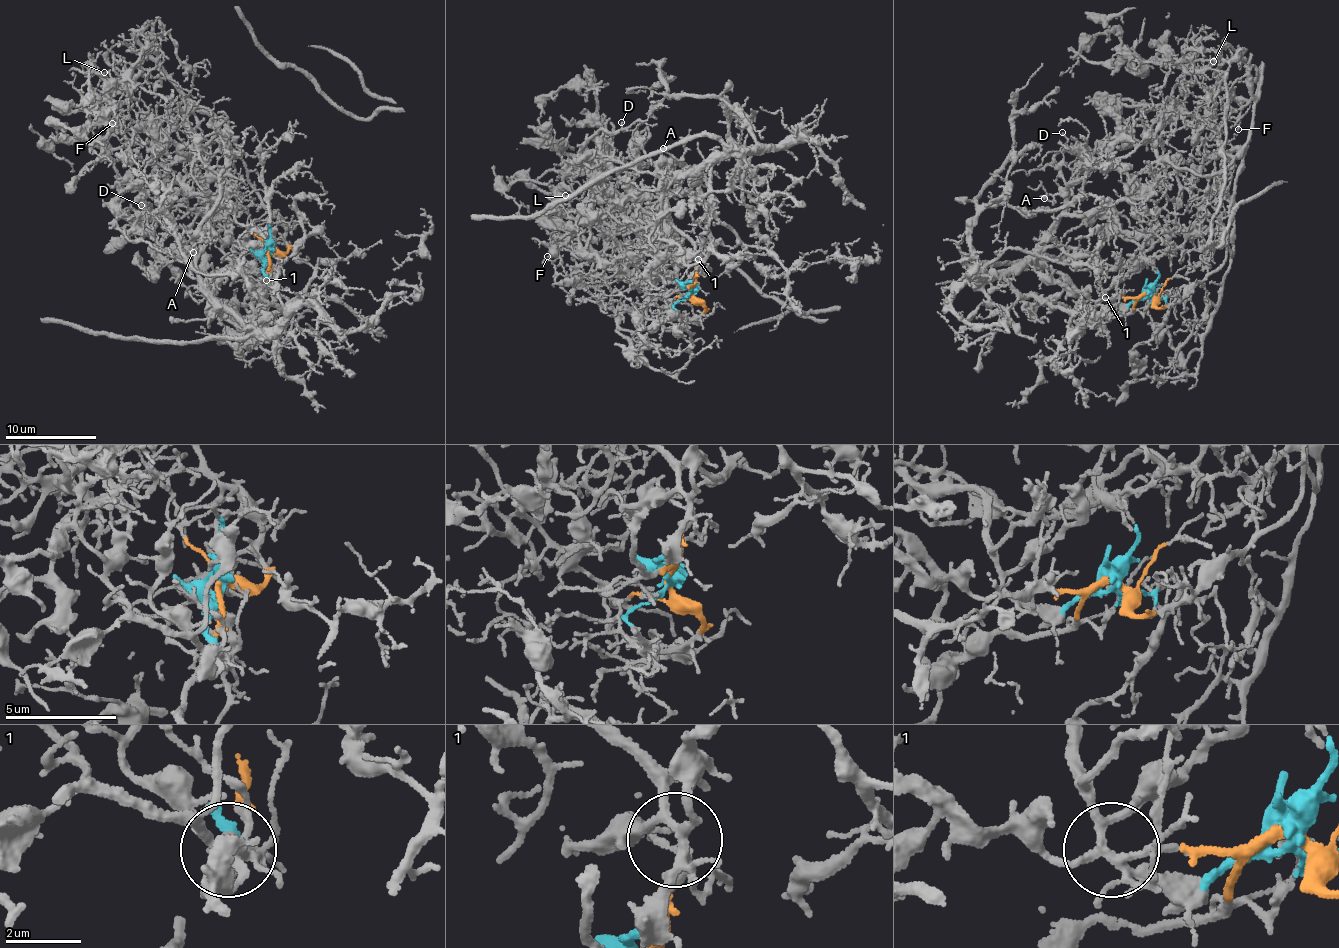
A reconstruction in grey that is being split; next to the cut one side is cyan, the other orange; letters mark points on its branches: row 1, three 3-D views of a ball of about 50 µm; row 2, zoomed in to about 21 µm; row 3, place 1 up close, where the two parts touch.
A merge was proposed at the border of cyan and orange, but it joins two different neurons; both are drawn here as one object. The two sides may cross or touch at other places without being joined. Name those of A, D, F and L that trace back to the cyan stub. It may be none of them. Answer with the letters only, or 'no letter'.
A, D

